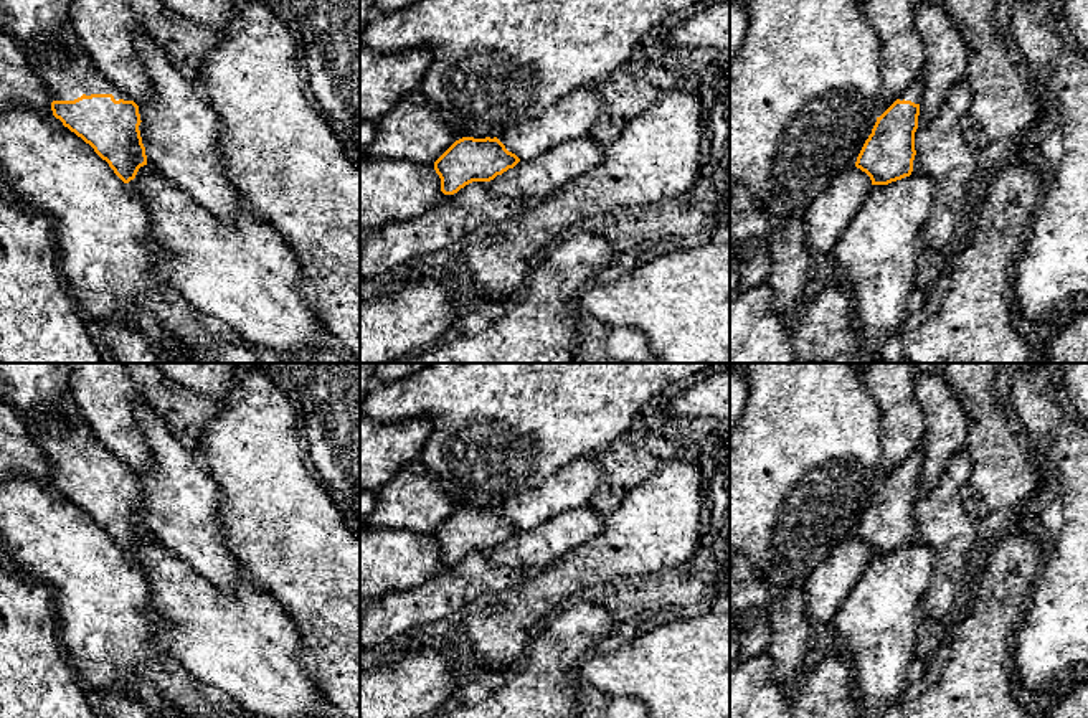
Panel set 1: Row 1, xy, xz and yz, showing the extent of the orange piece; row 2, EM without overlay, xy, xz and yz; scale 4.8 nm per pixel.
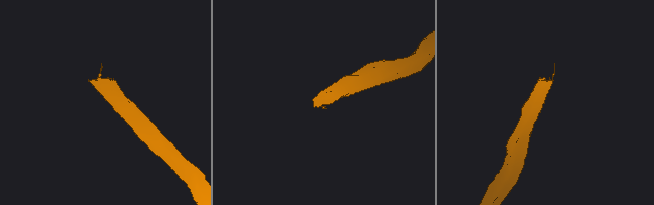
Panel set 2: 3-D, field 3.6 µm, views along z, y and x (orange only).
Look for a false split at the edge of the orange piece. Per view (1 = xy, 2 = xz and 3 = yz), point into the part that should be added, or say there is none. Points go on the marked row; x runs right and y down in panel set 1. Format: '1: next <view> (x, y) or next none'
1: next xy (68, 75)
2: next none
3: next yz (913, 91)

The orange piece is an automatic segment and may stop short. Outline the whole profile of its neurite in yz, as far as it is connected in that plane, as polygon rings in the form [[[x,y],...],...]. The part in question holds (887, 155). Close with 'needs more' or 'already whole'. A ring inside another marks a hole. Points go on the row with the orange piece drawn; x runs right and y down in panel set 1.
[[[923,73],[877,117],[855,162],[855,167],[870,177],[872,185],[888,185],[911,175],[921,99]]]; needs more

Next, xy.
[[[58,41],[21,46],[48,87],[53,116],[89,144],[124,183],[134,180],[147,165],[139,106],[99,73],[83,48],[69,51]]]; needs more

